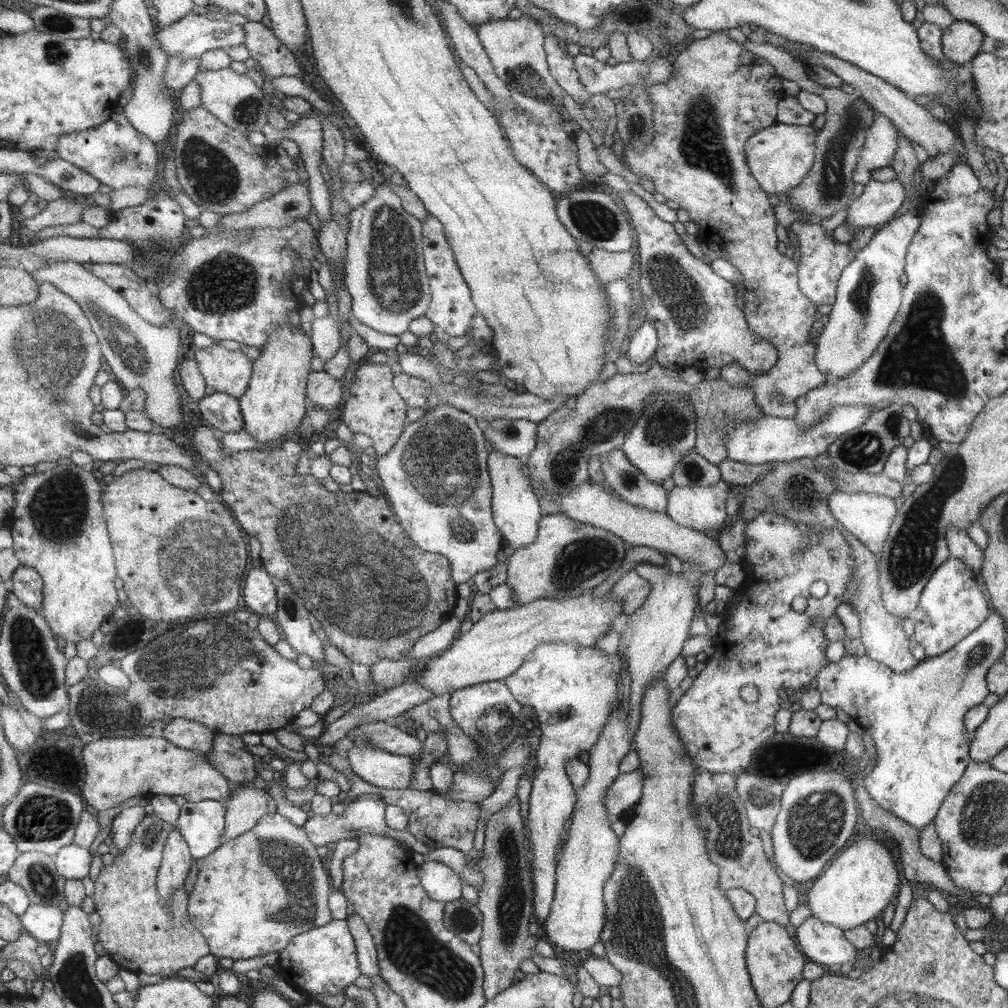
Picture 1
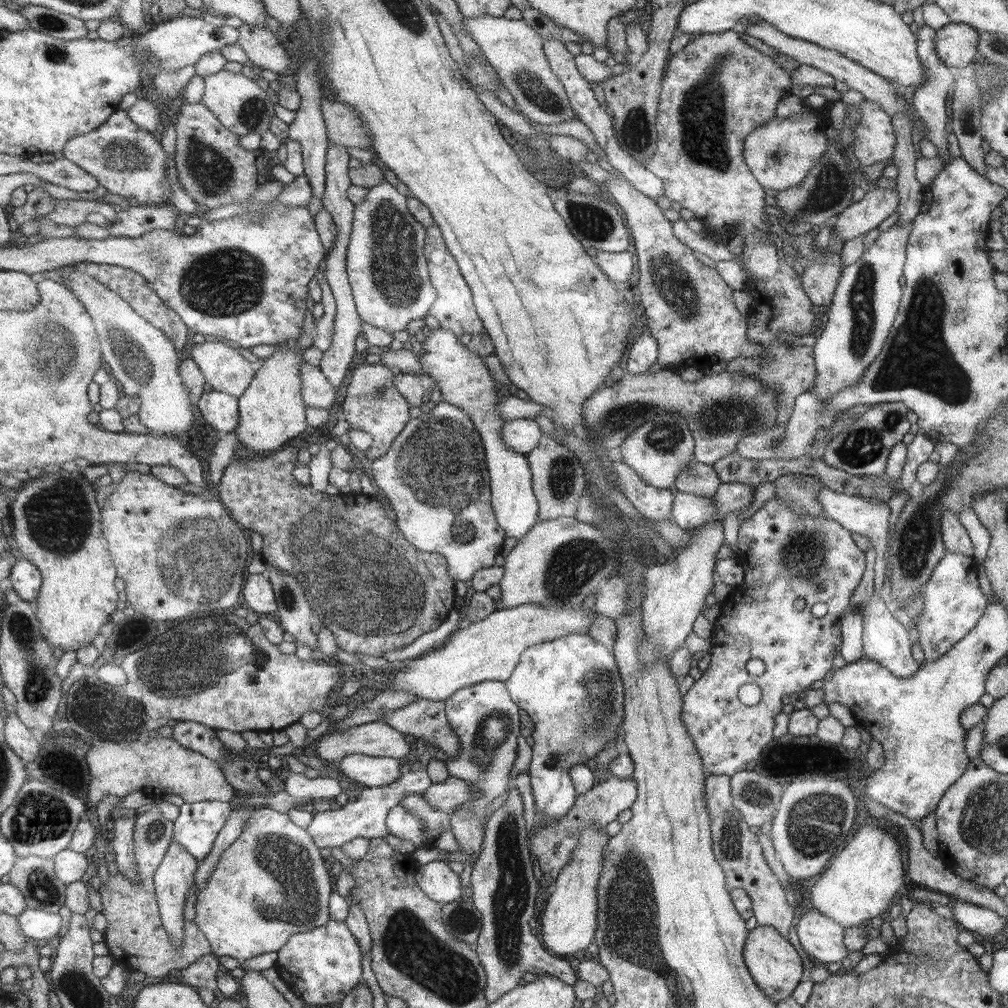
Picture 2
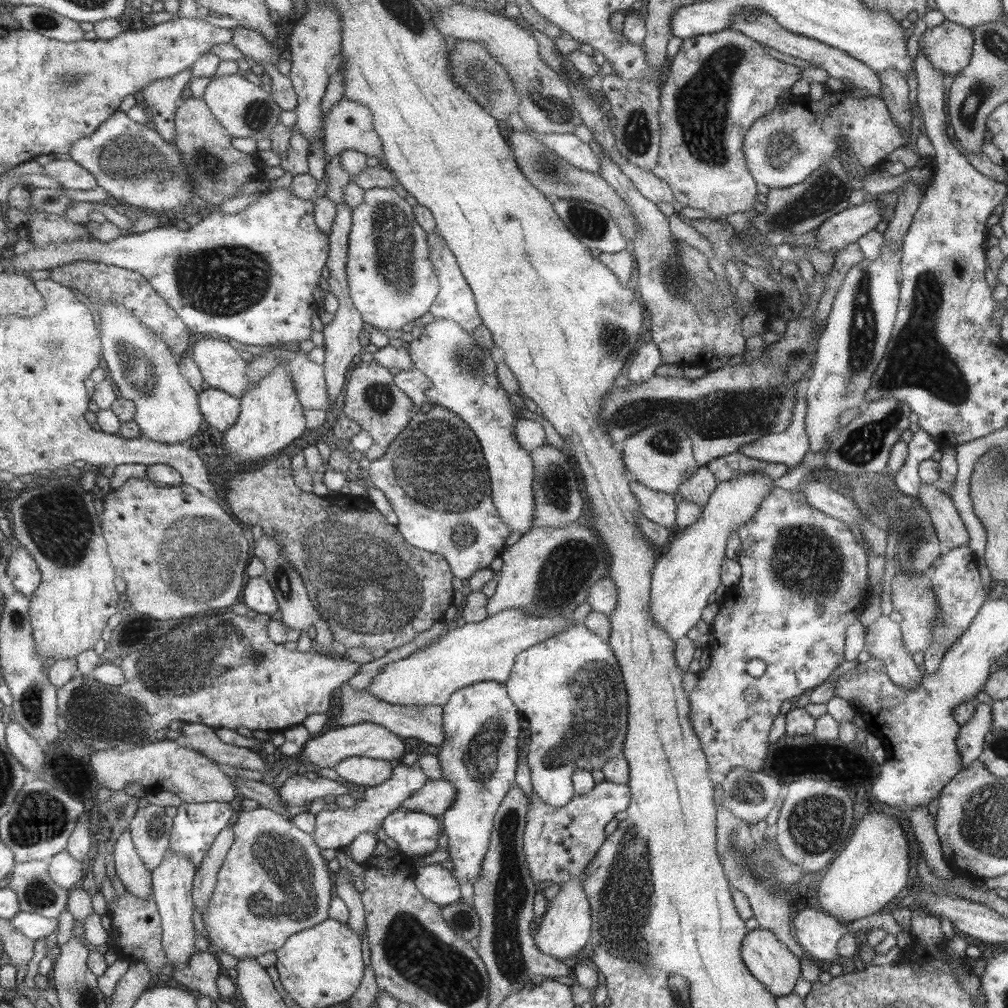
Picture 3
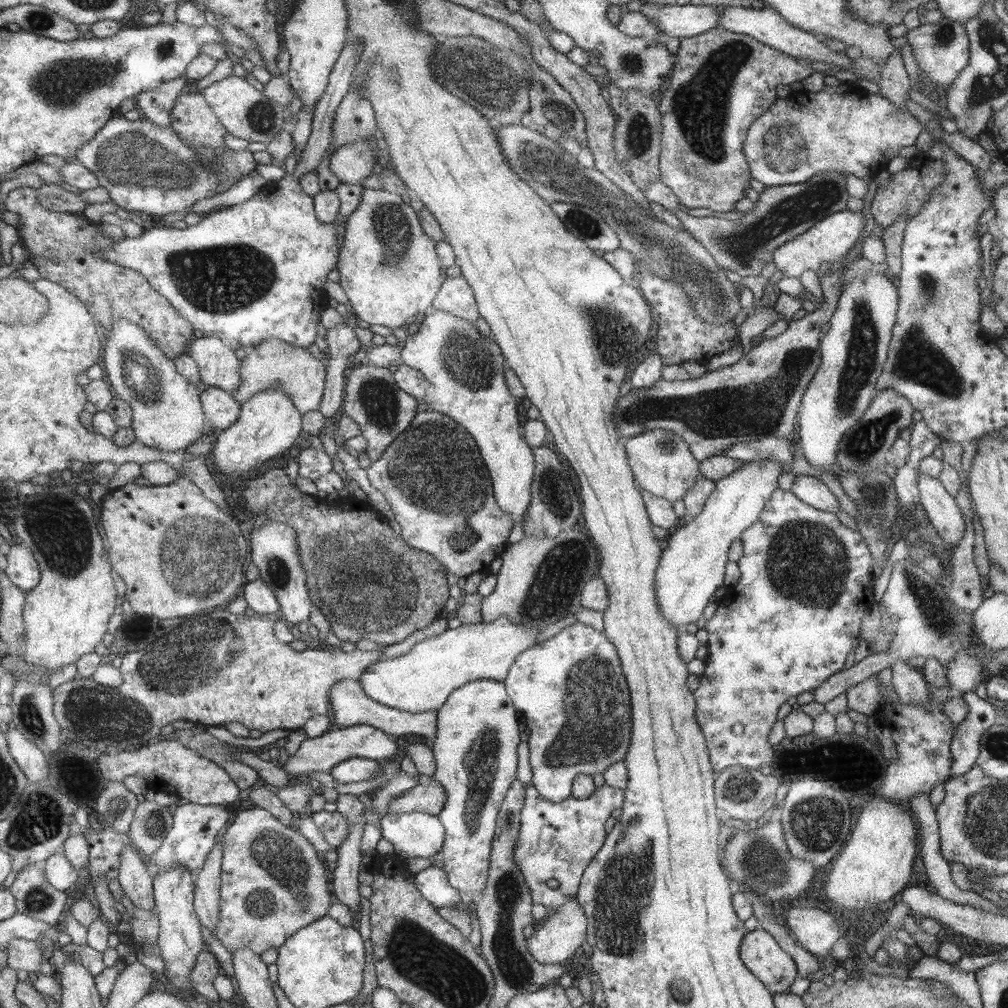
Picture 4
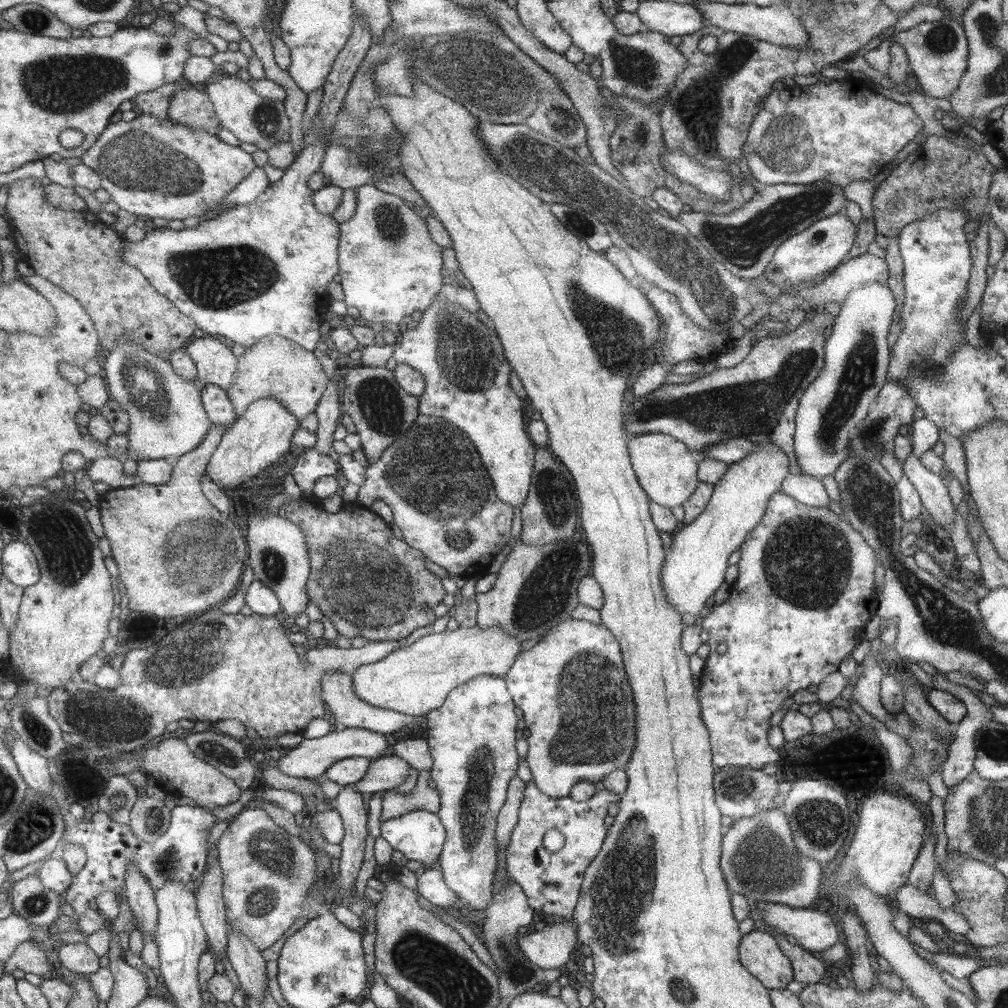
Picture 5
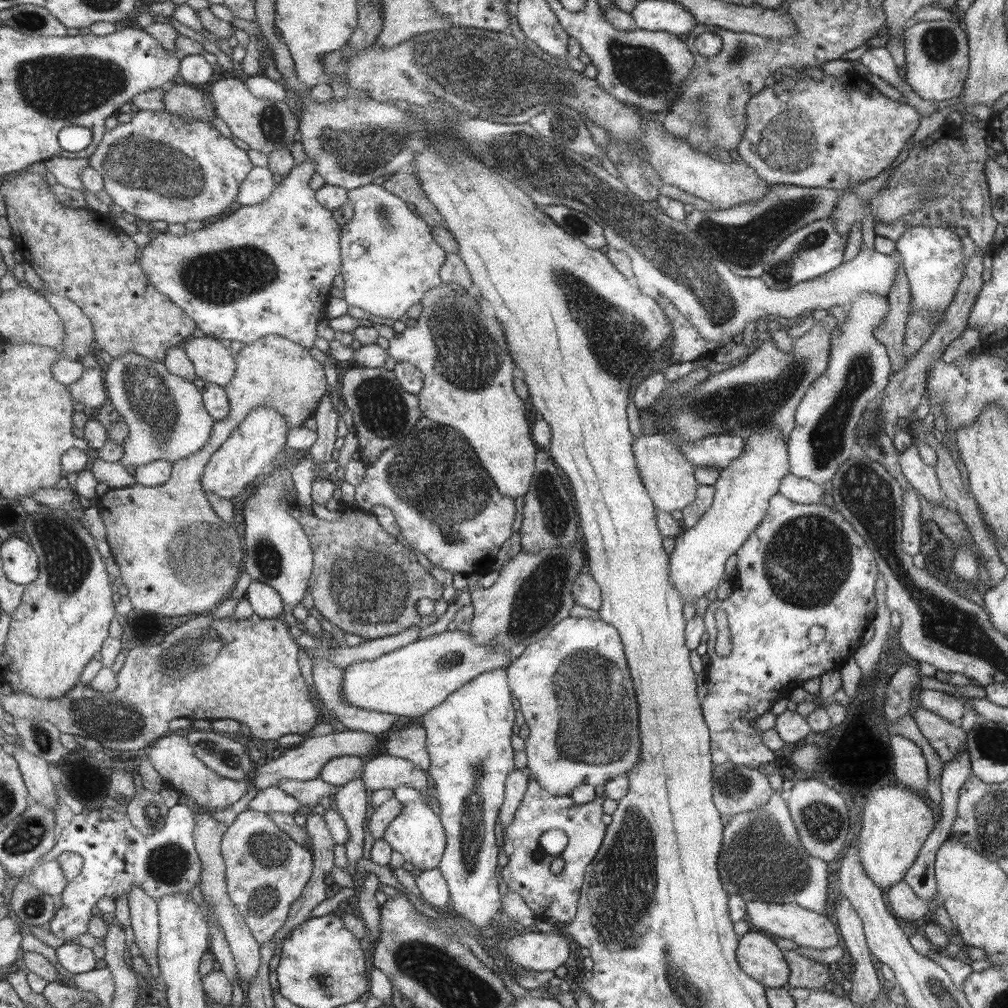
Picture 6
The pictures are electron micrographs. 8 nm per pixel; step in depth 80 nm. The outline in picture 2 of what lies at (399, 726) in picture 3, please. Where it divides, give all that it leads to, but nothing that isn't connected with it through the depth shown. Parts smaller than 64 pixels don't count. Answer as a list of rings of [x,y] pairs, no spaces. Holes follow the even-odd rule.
[[[417,700],[384,714],[384,720],[393,729],[411,739],[423,739],[437,745],[443,755],[457,756],[461,741],[447,718],[447,704],[443,701]]]

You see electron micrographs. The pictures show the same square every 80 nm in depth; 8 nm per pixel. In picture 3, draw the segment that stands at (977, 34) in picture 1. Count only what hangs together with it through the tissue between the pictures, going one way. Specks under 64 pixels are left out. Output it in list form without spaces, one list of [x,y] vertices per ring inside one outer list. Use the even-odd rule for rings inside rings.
[[[944,20],[933,28],[926,28],[917,42],[918,51],[929,57],[930,64],[942,72],[945,78],[951,79],[970,62],[974,39],[970,29],[955,24],[954,21]]]

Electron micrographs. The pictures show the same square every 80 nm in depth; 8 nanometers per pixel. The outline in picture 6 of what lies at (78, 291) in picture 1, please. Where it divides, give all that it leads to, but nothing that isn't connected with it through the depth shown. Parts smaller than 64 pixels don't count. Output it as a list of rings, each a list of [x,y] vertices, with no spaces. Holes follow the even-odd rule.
[[[128,352],[119,358],[113,357],[113,361],[105,367],[105,371],[110,402],[125,419],[130,430],[128,439],[124,443],[125,454],[120,460],[123,466],[139,468],[159,460],[167,460],[174,464],[198,454],[210,442],[217,421],[207,410],[203,393],[191,381],[169,372],[165,362],[151,361],[136,352]]]

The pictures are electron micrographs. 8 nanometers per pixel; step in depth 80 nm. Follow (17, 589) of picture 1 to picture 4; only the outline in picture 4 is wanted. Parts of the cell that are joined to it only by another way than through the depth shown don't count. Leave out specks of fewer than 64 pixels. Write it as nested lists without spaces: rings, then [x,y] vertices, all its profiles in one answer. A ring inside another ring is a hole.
[[[17,544],[11,546],[6,555],[8,565],[5,573],[26,593],[32,591],[42,579],[42,569],[34,552],[26,544]]]

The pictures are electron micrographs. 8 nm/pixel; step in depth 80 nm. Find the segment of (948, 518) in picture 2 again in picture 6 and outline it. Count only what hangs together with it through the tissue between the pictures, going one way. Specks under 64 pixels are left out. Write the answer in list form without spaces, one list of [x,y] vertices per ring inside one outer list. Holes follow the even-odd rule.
[[[914,444],[898,453],[898,463],[903,476],[917,494],[934,505],[948,504],[939,488],[934,468],[929,468],[929,465],[922,461]]]

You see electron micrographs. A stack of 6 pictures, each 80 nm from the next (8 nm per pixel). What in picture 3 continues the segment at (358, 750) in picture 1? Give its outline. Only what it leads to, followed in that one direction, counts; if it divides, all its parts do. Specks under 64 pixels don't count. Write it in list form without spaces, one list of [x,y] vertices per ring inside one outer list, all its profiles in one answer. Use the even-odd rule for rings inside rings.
[[[354,756],[343,760],[334,770],[347,784],[355,786],[377,786],[391,778],[394,770],[389,760],[377,760],[371,757]]]

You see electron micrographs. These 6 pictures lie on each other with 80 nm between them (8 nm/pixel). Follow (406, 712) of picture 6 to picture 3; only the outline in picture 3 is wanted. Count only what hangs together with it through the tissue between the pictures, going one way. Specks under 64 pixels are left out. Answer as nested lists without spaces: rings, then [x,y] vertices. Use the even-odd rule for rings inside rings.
[[[511,608],[488,616],[481,622],[452,626],[438,640],[420,648],[405,660],[387,664],[372,680],[370,693],[393,705],[445,707],[455,692],[462,688],[488,681],[505,685],[518,654],[573,625],[567,620],[567,616],[529,616],[523,614],[520,608]]]

